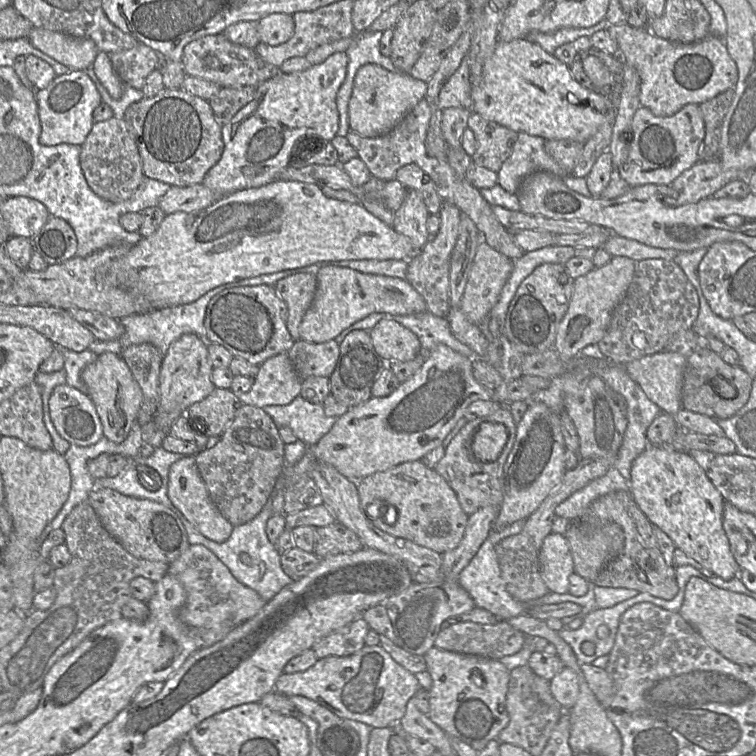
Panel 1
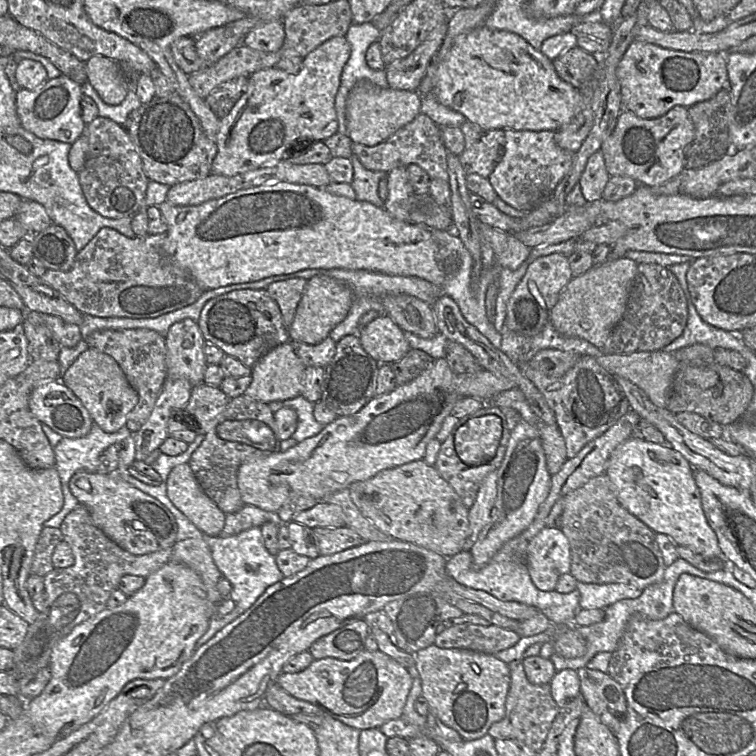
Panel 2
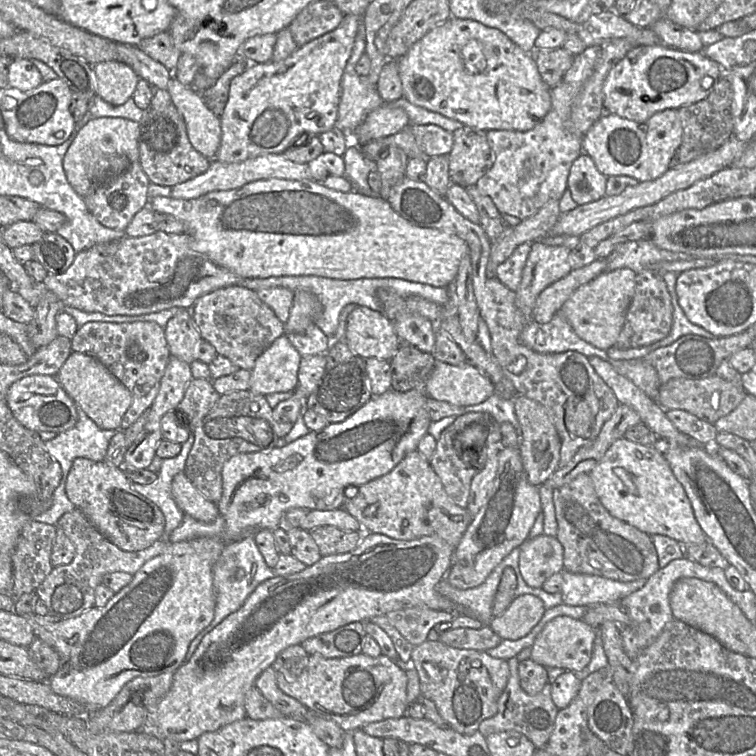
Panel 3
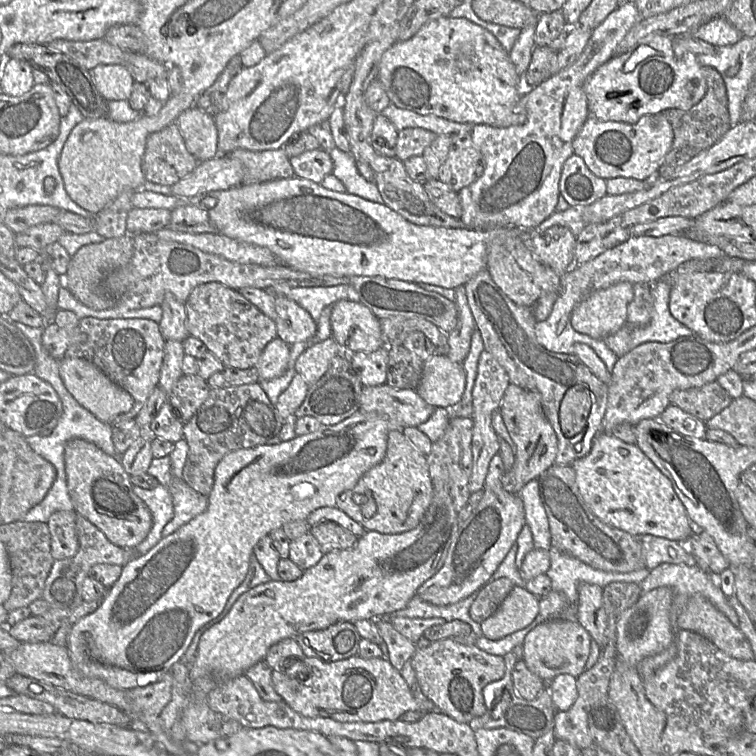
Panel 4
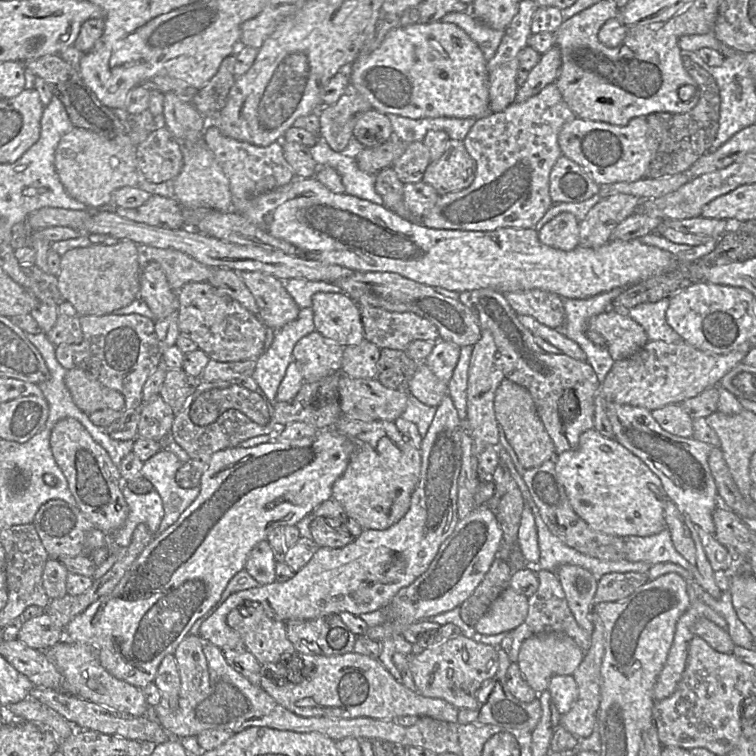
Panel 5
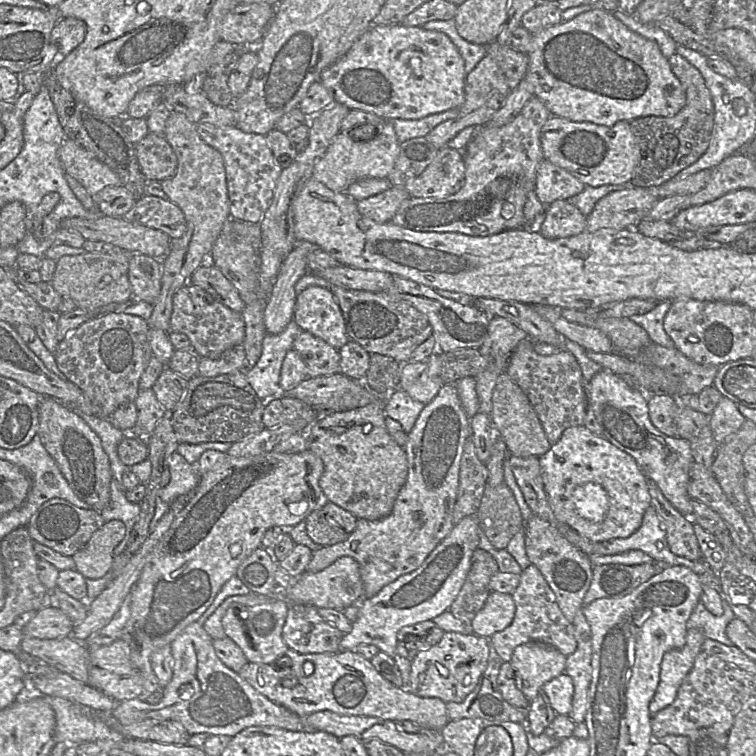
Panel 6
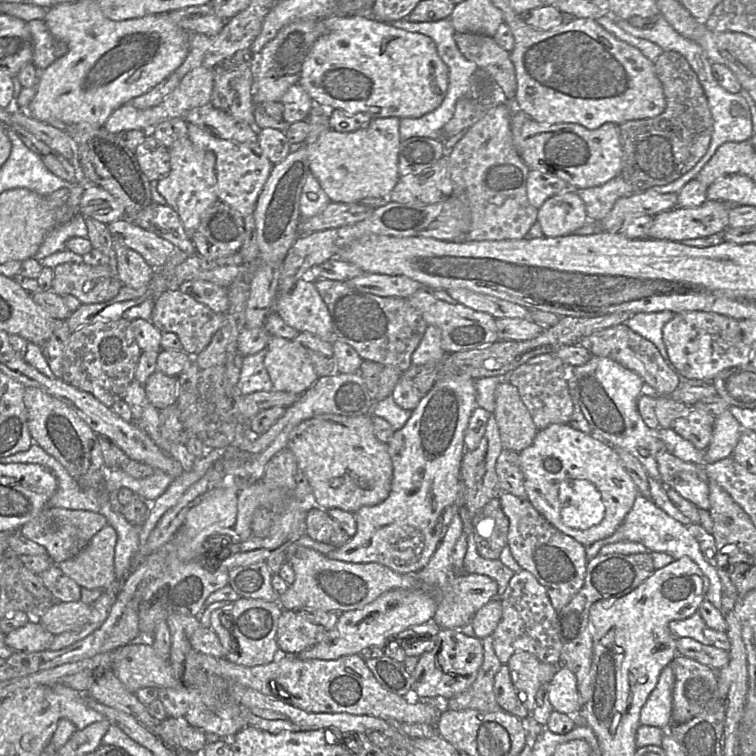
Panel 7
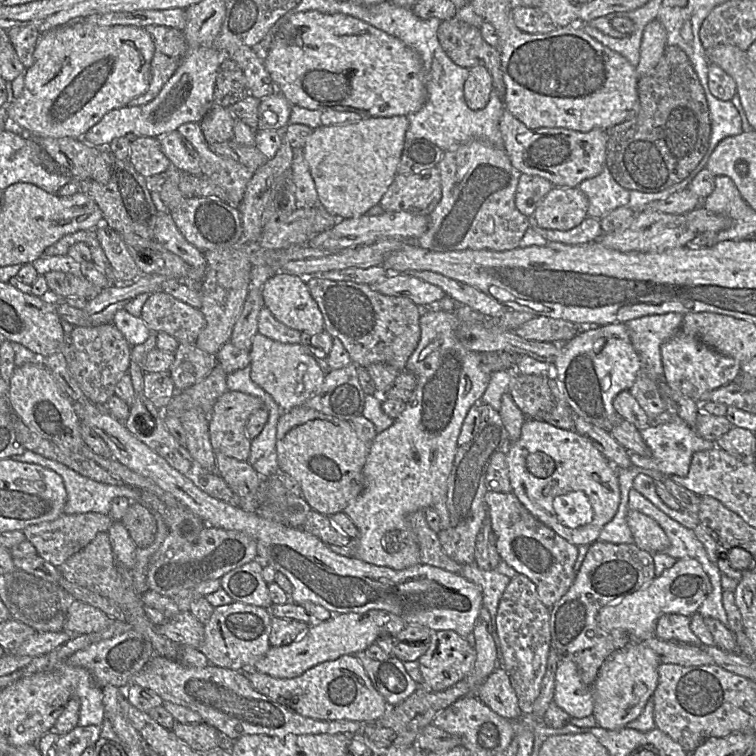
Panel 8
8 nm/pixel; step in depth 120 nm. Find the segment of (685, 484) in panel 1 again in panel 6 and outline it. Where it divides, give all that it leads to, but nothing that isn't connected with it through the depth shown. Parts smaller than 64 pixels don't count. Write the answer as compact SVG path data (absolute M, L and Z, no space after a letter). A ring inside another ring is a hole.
M573 426L567 428L560 439L551 445L550 449L539 457L541 474L545 491L548 495L553 512L558 520L568 524L582 536L593 542L607 542L616 538L626 538L633 534L642 524L645 511L651 506L651 497L648 491L647 477L640 469L635 459L628 453L622 451L604 436L596 436L588 428L583 426Z

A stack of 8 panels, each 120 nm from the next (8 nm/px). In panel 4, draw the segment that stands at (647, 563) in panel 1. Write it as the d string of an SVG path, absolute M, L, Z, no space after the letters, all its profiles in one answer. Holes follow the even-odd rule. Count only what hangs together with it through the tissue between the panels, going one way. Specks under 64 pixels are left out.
M553 464L537 480L549 521L551 546L597 570L627 573L645 568L639 536L604 523L592 512L580 494L572 466Z

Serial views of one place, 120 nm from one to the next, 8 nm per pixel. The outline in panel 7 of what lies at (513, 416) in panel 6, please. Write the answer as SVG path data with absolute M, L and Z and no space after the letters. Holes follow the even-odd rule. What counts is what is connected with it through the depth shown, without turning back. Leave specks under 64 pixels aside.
M508 380L495 389L495 409L492 413L500 432L503 448L521 452L530 446L539 431L518 389Z

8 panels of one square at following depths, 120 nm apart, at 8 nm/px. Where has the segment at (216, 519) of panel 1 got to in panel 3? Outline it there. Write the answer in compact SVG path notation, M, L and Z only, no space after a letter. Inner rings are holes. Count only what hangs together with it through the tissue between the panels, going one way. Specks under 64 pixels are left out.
M184 471L174 476L171 492L184 514L205 523L213 522L219 516L217 504L206 499L187 478Z

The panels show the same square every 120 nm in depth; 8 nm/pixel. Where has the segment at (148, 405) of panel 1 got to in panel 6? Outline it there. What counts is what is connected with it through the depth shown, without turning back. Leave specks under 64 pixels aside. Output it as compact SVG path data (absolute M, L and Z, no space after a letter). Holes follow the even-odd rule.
M110 313L83 323L59 342L54 353L59 370L97 407L99 417L109 419L120 405L136 399L140 377L153 356L149 329L139 316Z

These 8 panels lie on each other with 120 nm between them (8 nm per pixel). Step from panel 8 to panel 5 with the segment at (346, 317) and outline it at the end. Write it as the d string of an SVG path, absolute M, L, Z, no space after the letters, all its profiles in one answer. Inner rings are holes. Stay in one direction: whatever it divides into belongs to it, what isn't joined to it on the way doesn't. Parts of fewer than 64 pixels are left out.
M359 305L364 339L380 349L405 351L414 340L436 341L437 327L412 312L391 312L369 305Z

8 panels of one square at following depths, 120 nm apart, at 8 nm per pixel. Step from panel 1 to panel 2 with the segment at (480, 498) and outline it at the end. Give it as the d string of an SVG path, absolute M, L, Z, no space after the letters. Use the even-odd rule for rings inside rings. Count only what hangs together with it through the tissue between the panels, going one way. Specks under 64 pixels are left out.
M487 405L484 408L481 408L477 410L476 412L459 419L458 422L453 427L453 429L451 430L448 437L446 438L446 440L441 443L441 448L438 453L436 462L434 464L434 468L438 471L440 476L453 488L453 490L460 497L462 503L465 505L466 508L469 509L474 504L478 490L482 482L484 481L484 479L491 472L497 471L499 467L501 466L506 450L507 450L508 441L510 439L510 436L511 436L511 431L507 427L507 422L506 422L506 418L503 413L503 410L500 407L497 407L495 405ZM490 414L498 416L501 419L501 423L503 427L502 437L501 437L496 455L492 459L492 461L486 465L470 467L466 465L465 463L463 463L457 456L455 452L455 447L454 447L454 436L456 434L456 431L460 427L465 425L469 420L481 417L481 416L485 416L485 415L490 415Z

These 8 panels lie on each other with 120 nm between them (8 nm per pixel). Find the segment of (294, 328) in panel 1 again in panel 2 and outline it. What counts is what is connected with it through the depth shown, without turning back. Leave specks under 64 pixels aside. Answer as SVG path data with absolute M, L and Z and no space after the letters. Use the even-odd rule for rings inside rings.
M291 278L273 282L265 289L278 304L287 331L295 317L306 283L307 280L303 278Z

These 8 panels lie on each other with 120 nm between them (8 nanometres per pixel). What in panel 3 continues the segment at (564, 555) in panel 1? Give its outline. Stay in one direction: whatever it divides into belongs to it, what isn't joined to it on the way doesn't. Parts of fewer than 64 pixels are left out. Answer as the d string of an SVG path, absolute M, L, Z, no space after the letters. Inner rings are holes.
M544 533L528 538L520 546L519 569L527 585L542 588L550 576L564 570L562 544Z

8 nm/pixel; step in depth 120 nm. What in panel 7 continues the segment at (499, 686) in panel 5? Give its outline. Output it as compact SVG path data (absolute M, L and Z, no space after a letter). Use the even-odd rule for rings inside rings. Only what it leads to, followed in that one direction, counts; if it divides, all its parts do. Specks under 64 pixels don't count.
M492 636L483 639L483 662L472 685L459 695L444 701L443 709L478 710L494 713L502 711L496 701L493 683L494 677L502 664L494 653Z

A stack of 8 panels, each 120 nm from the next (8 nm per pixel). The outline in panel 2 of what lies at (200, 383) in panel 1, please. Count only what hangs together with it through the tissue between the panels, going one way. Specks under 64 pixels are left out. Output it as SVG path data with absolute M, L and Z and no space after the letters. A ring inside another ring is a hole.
M185 319L173 324L165 343L167 377L186 379L193 386L204 383L208 365L204 355L206 341L197 322Z

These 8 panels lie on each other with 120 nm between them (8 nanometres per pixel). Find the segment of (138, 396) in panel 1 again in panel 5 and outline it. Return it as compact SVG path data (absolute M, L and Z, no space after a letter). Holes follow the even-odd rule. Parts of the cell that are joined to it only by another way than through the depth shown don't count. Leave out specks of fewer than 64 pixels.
M82 369L66 370L64 381L74 403L87 415L97 410L121 410L124 407L125 399L120 392L105 387Z

